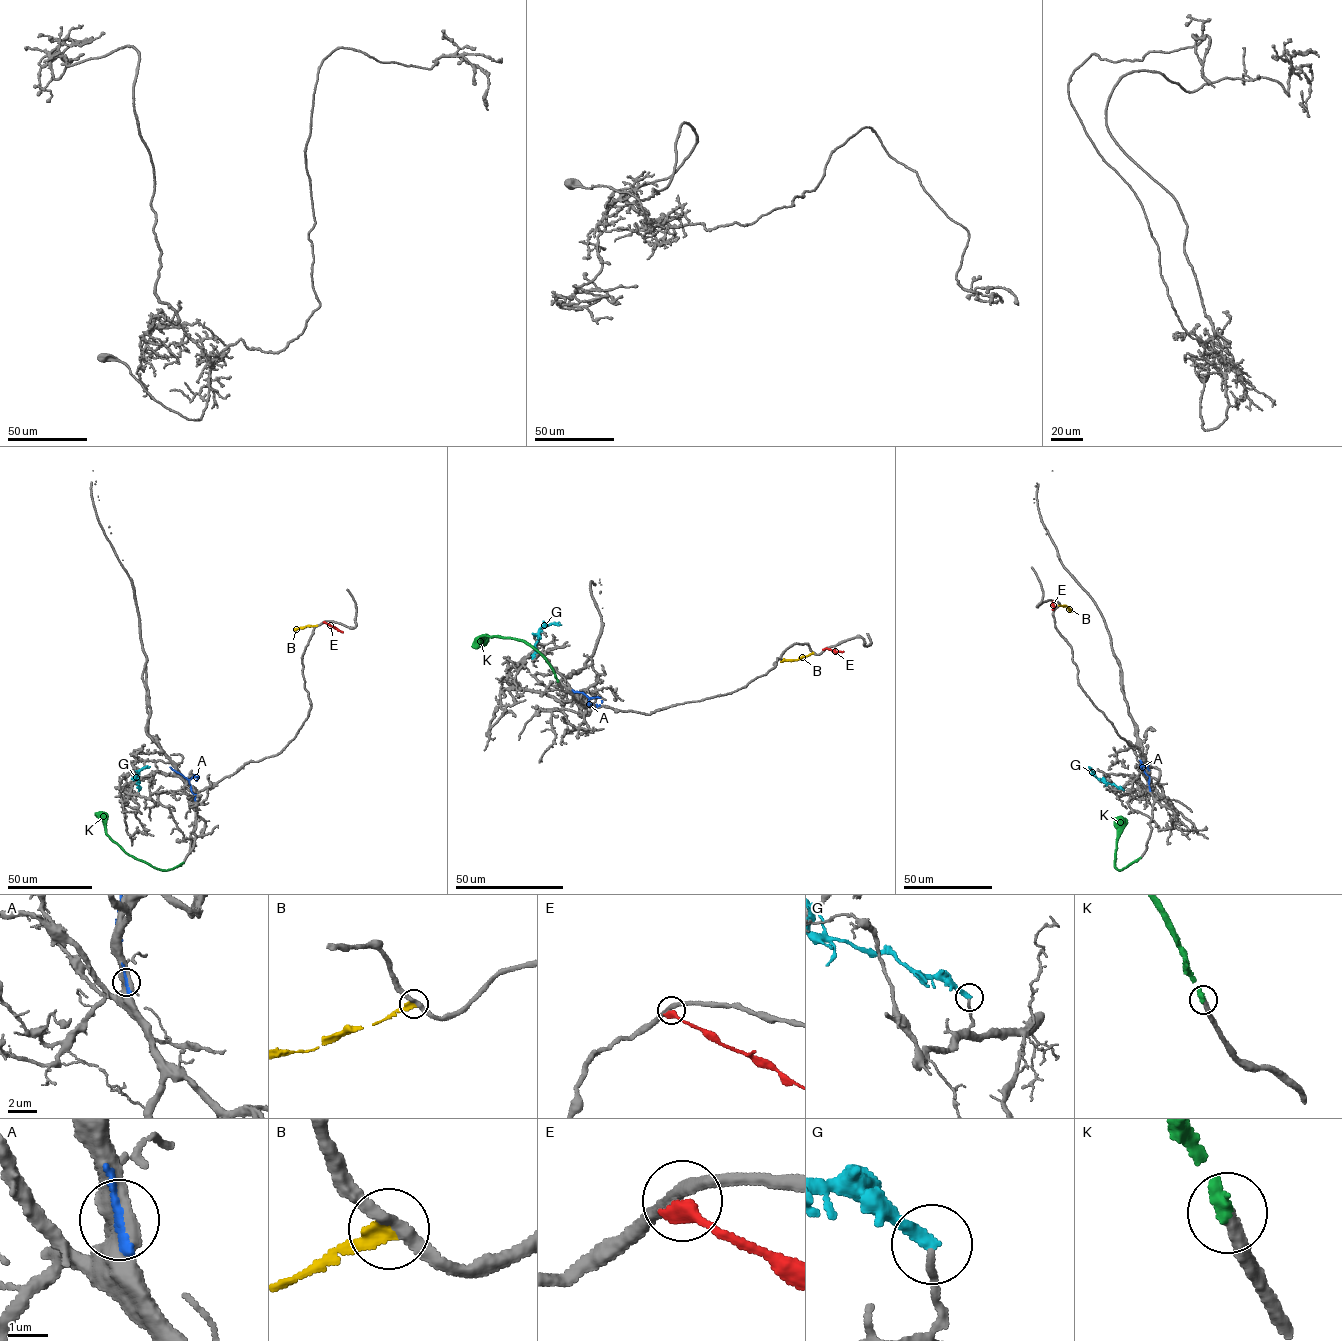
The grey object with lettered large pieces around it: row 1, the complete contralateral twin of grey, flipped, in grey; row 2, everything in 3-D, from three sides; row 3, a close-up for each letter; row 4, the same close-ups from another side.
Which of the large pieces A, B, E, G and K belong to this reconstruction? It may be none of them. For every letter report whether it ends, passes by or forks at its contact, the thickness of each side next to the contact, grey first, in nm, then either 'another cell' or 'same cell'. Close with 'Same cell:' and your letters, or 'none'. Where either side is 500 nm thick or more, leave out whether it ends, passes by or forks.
A: calibres 600 and 200 nm; another cell
B: it ends; calibres 320 and 300 nm; another cell
E: it ends; calibres 300 and 400 nm; another cell
G: it ends; calibres 180 and 320 nm; another cell
K: it ends; calibres 360 and 340 nm; same cell
Same cell: K

